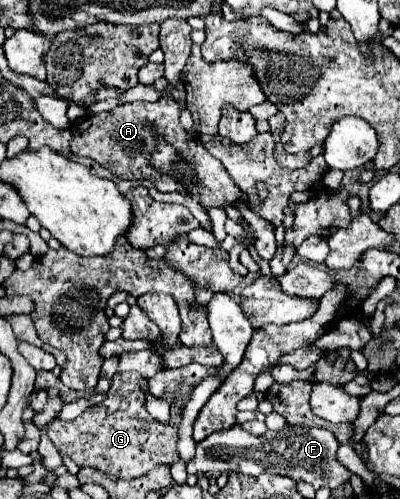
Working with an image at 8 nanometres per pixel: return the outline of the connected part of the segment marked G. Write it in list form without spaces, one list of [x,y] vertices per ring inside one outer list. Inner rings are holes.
[[[116,373],[112,387],[102,403],[88,407],[74,421],[54,419],[46,427],[46,433],[54,447],[62,455],[68,455],[72,461],[76,461],[78,467],[98,469],[112,479],[136,479],[160,465],[174,465],[176,461],[180,461],[176,447],[178,425],[186,403],[192,399],[192,393],[184,395],[180,381],[172,381],[168,385],[164,399],[170,403],[170,423],[164,425],[146,411],[146,393],[138,385],[138,379],[146,377],[128,379],[122,373]]]

